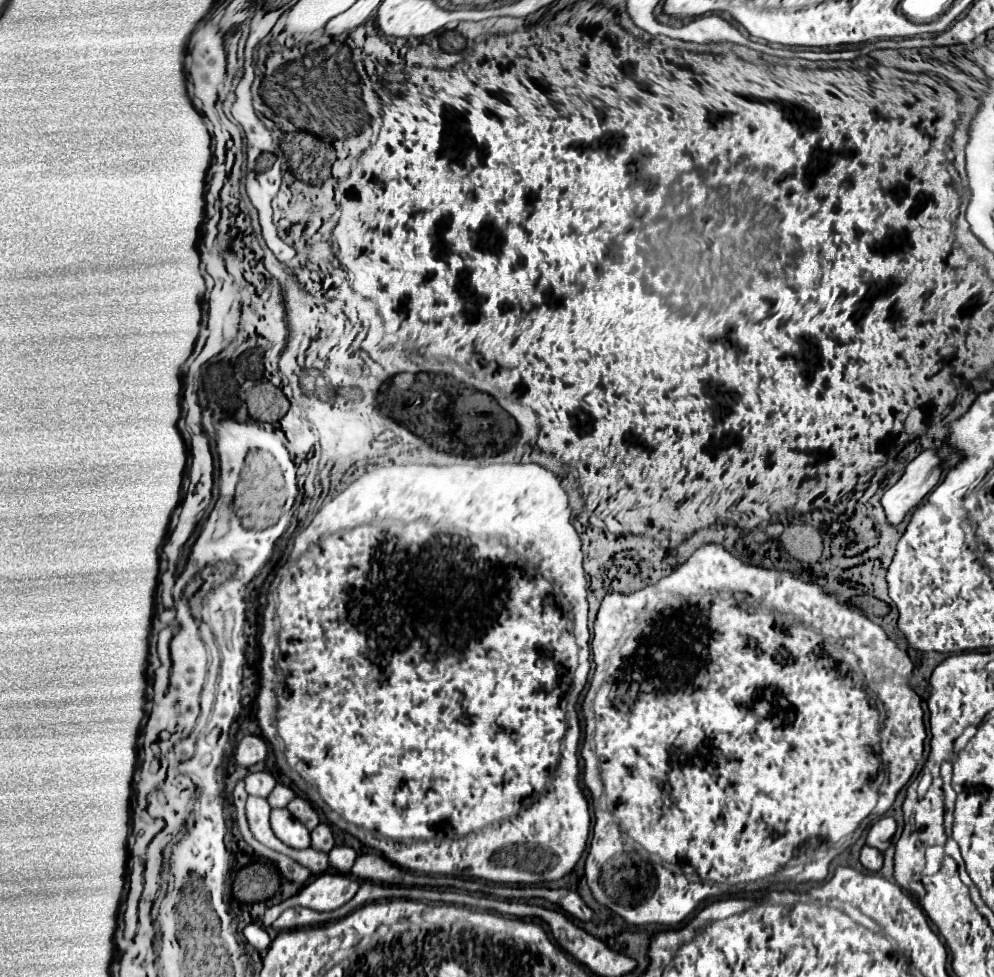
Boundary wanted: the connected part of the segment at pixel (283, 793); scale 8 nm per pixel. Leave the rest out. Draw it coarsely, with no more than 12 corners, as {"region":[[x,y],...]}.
{"region":[[278,782],[270,792],[272,808],[284,808],[296,794]]}

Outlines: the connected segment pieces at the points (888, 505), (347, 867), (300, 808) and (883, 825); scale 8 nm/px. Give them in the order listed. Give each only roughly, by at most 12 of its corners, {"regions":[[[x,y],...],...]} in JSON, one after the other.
{"regions":[[[926,450],[880,500],[886,522],[904,516],[938,484],[938,454]],[[334,846],[330,864],[342,874],[352,870],[356,852],[350,846]],[[306,798],[288,804],[294,818],[308,830],[320,824],[318,810]],[[880,818],[868,844],[884,852],[896,834],[894,818]]]}

